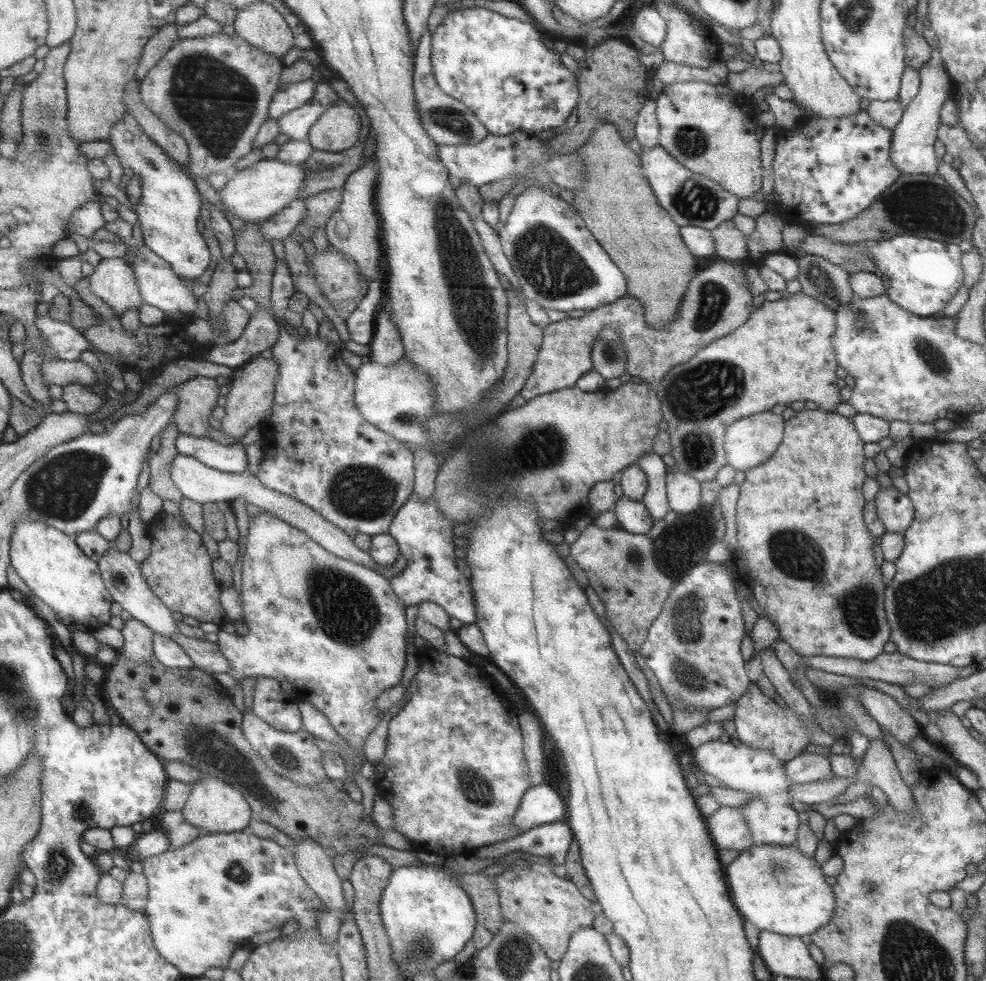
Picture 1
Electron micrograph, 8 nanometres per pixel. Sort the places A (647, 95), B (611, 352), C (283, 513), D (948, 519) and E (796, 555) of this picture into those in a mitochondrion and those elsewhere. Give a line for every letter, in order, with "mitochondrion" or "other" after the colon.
A: other
B: mitochondrion
C: other
D: other
E: mitochondrion

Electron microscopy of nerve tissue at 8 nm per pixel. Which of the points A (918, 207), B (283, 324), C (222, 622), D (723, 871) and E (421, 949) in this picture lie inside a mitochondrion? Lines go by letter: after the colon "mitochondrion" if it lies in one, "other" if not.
A: mitochondrion
B: other
C: other
D: other
E: mitochondrion

